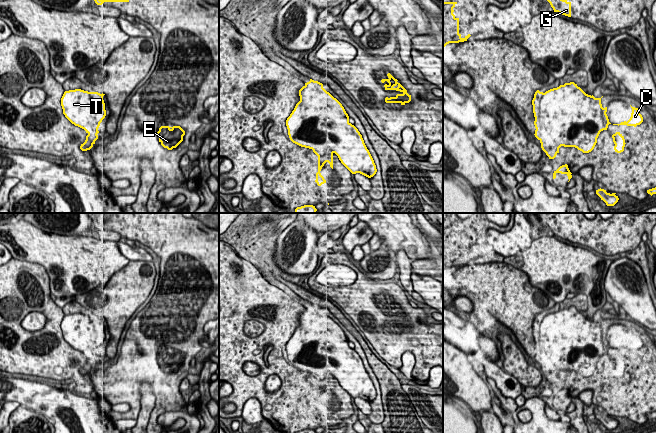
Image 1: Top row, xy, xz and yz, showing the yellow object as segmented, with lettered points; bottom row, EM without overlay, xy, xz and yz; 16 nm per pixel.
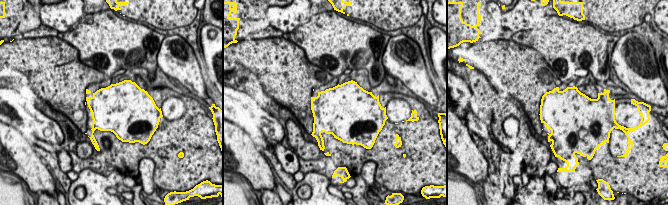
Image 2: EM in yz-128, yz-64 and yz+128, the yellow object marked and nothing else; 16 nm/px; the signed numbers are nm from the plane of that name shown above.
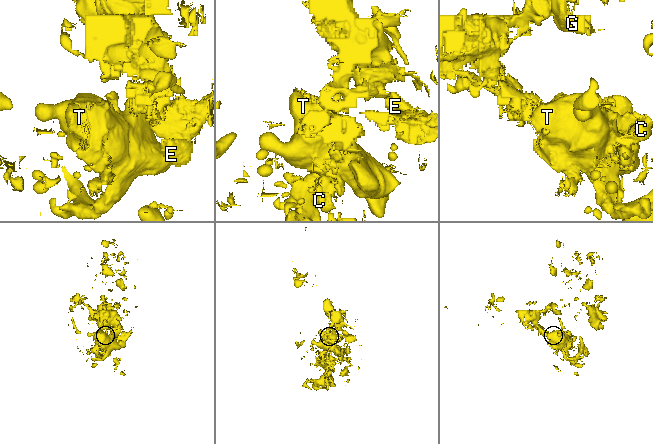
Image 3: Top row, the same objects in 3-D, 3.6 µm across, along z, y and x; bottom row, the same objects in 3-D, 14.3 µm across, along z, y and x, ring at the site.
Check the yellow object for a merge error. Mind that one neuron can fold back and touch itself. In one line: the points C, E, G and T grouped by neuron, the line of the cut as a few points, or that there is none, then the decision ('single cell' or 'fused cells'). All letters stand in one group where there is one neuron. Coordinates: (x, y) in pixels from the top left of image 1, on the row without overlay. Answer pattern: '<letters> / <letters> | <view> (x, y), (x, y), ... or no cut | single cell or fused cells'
C E G / T | yz (543, 317), (540, 323), (539, 348), (544, 361), (560, 370) | fused cells

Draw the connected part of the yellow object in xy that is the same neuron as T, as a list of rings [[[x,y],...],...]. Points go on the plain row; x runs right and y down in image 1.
[[[81,313],[65,315],[61,322],[61,330],[65,341],[75,350],[86,355],[96,348],[98,351],[106,340],[105,327],[98,322],[98,330],[94,329],[88,315]]]

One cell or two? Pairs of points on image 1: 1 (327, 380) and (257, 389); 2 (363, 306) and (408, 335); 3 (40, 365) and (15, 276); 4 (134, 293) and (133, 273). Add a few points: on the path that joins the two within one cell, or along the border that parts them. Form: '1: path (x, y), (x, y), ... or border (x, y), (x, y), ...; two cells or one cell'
1: path (318, 399), (314, 403), (277, 403); one cell
2: path (375, 319), (376, 328), (386, 338), (395, 338); one cell
3: path (19, 344), (19, 336), (15, 331), (15, 299); one cell
4: path (133, 288), (133, 278); one cell

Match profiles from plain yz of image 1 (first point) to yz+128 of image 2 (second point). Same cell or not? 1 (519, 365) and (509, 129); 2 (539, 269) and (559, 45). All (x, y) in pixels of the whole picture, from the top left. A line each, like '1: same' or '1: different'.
1: different
2: same

